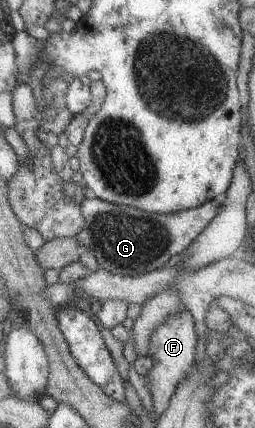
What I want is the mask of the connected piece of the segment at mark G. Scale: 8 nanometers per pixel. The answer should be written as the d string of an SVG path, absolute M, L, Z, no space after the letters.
M88 195L80 204L84 224L75 238L82 250L91 249L100 269L127 277L143 275L164 268L173 256L191 245L203 228L213 221L219 207L219 200L214 199L179 213L152 214Z

